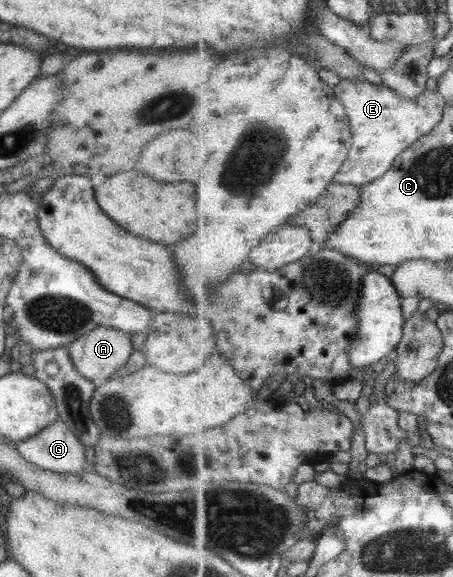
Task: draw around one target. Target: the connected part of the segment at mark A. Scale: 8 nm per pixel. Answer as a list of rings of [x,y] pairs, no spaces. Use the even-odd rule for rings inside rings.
[[[97,327],[67,346],[73,366],[86,379],[105,382],[127,366],[134,351],[132,336],[123,331]]]

